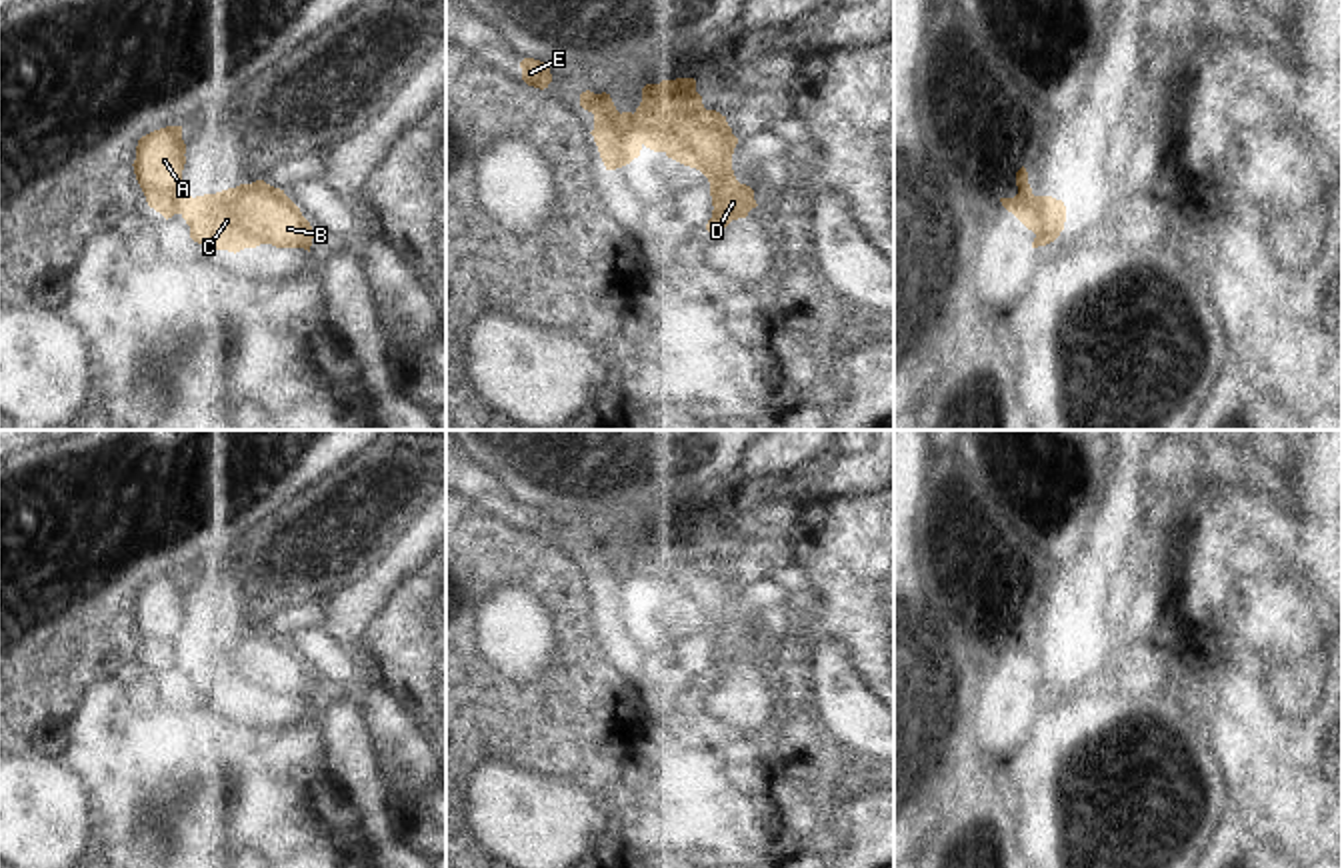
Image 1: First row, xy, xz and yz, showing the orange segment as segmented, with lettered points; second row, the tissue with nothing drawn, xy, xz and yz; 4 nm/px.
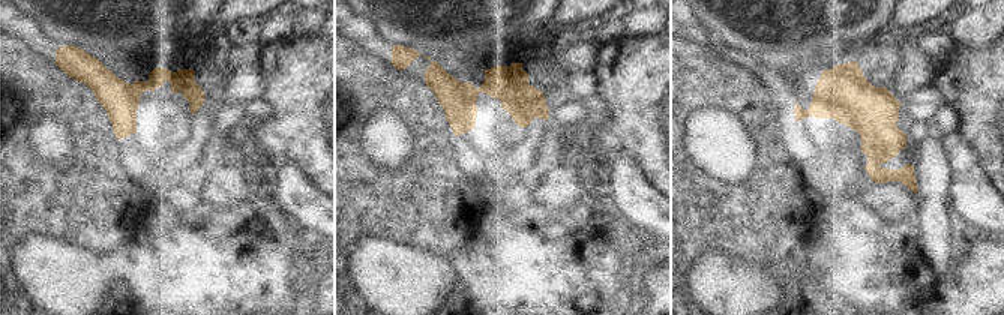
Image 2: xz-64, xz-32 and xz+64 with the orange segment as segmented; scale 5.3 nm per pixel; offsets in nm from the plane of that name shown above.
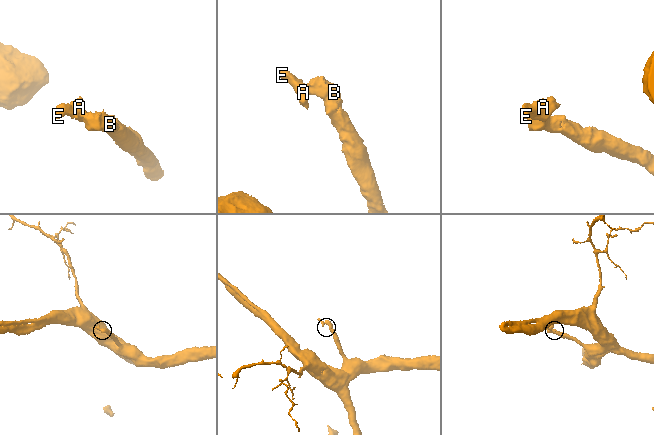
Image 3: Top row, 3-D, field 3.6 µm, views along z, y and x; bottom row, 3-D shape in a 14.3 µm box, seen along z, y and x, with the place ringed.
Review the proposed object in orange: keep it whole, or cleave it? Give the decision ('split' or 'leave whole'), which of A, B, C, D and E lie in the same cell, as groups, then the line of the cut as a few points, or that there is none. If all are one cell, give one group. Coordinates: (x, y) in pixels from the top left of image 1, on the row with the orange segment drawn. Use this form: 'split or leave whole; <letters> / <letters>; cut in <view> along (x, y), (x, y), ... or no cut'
split; A E / B C D; cut in xz along (634, 112), (636, 136), (642, 142)

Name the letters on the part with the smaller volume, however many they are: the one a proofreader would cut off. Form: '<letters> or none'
A, E

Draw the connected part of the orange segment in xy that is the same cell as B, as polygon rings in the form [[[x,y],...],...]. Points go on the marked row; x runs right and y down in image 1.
[[[256,180],[192,198],[182,210],[190,238],[208,250],[240,252],[260,244],[310,252],[312,226],[284,190]]]

